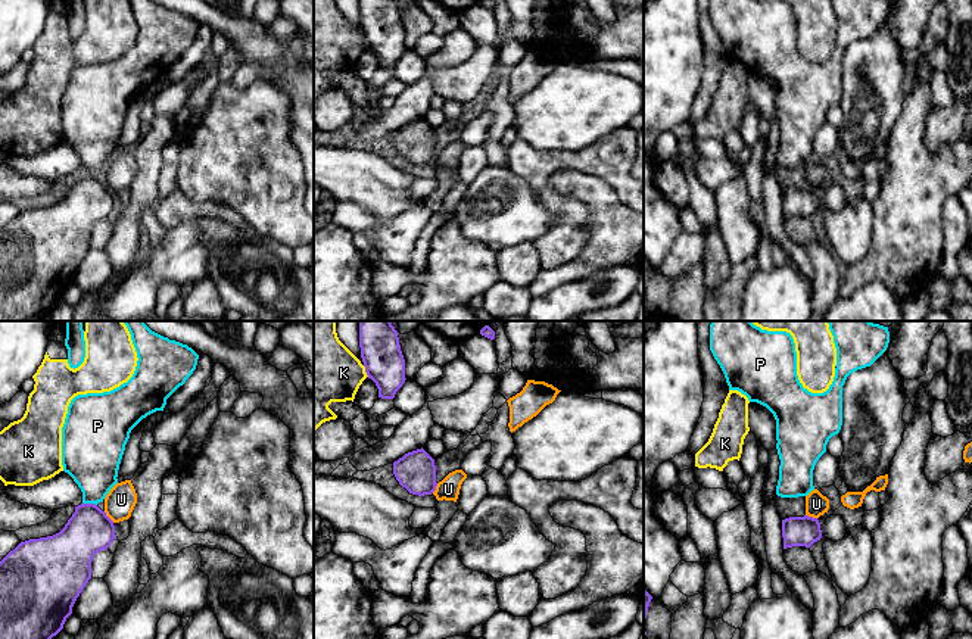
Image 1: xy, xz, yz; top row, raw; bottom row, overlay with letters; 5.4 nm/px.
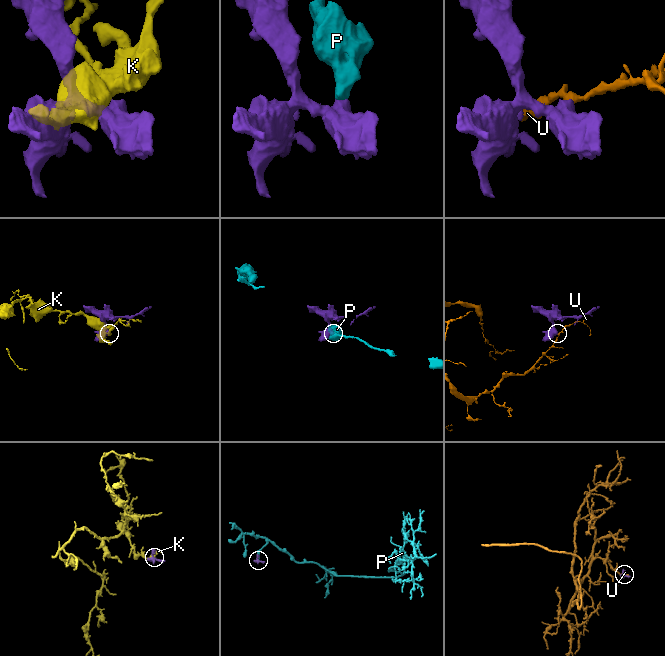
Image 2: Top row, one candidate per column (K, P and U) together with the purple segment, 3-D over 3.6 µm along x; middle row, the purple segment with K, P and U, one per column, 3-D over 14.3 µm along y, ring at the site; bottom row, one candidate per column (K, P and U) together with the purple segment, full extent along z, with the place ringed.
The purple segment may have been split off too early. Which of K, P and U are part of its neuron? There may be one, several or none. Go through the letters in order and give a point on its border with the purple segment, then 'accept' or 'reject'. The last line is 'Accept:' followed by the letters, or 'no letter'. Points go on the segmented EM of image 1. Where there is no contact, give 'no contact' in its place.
K: meets purple in xz at (365, 371); reject
P: meets purple in xy at (90, 504); reject
U: meets purple in xy at (108, 517); reject
Accept: no letter

